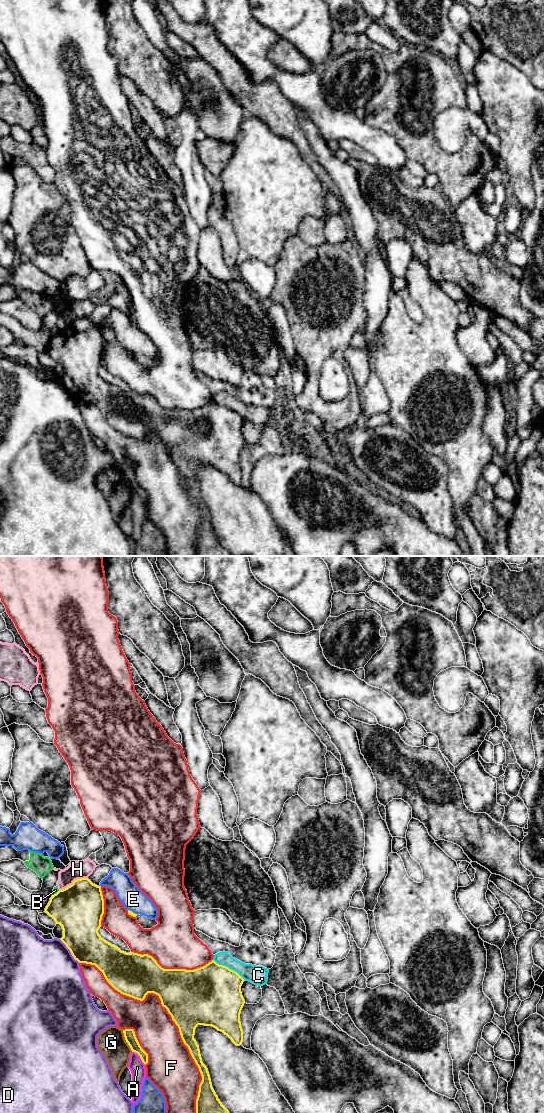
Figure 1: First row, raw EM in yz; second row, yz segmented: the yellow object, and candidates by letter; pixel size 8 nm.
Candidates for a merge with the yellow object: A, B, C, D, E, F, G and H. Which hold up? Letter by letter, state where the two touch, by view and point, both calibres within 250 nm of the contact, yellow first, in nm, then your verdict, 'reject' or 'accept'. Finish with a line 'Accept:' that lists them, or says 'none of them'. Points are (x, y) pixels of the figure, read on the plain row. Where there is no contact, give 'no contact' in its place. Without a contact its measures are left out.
A: yz (140, 497) | 90/120 nm | reject
B: yz (56, 333) | 380/50 nm | reject
C: yz (228, 408) | 480/160 nm | reject
D: yz (70, 391) | 300/480 nm | reject
E: yz (131, 351) | 40/190 nm | reject
F: yz (169, 453) | 440/340 nm | reject
G: yz (126, 481) | 90/220 nm | reject
H: yz (73, 322) | 380/140 nm | reject
Accept: none of them

